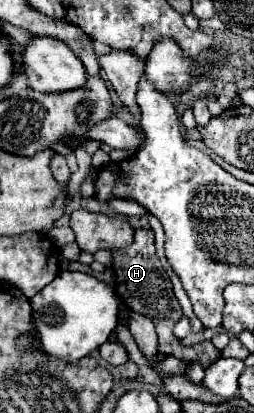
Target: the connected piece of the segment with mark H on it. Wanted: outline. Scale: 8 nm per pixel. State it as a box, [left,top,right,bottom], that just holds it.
[112,228,222,368]

